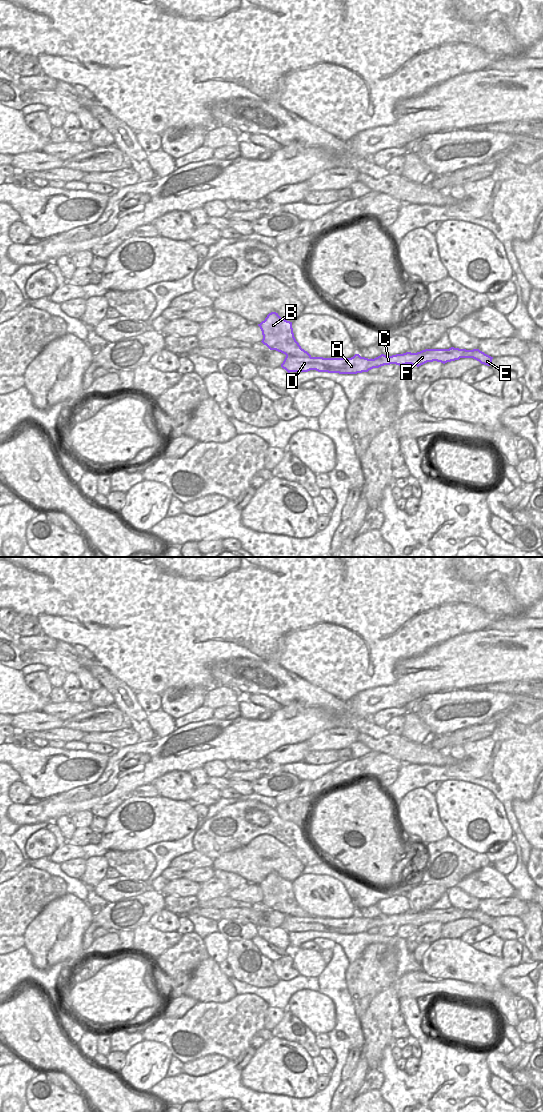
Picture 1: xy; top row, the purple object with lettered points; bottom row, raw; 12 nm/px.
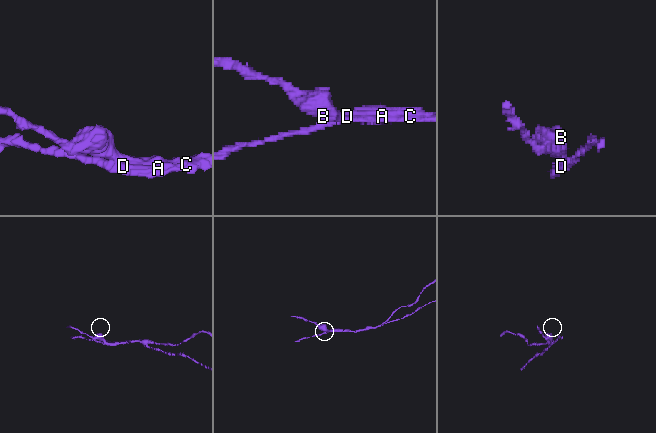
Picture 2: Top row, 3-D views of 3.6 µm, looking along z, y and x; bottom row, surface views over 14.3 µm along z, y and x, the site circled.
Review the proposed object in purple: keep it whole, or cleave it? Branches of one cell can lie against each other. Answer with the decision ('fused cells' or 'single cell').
fused cells

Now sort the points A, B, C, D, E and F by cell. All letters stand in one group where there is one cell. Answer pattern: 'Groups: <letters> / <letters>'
Groups: A C D F / B E.

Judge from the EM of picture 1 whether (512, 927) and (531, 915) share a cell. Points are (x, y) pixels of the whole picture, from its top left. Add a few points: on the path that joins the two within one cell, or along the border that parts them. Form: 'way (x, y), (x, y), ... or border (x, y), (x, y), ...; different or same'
border (519, 917), (524, 925), (524, 935), (521, 940); different

